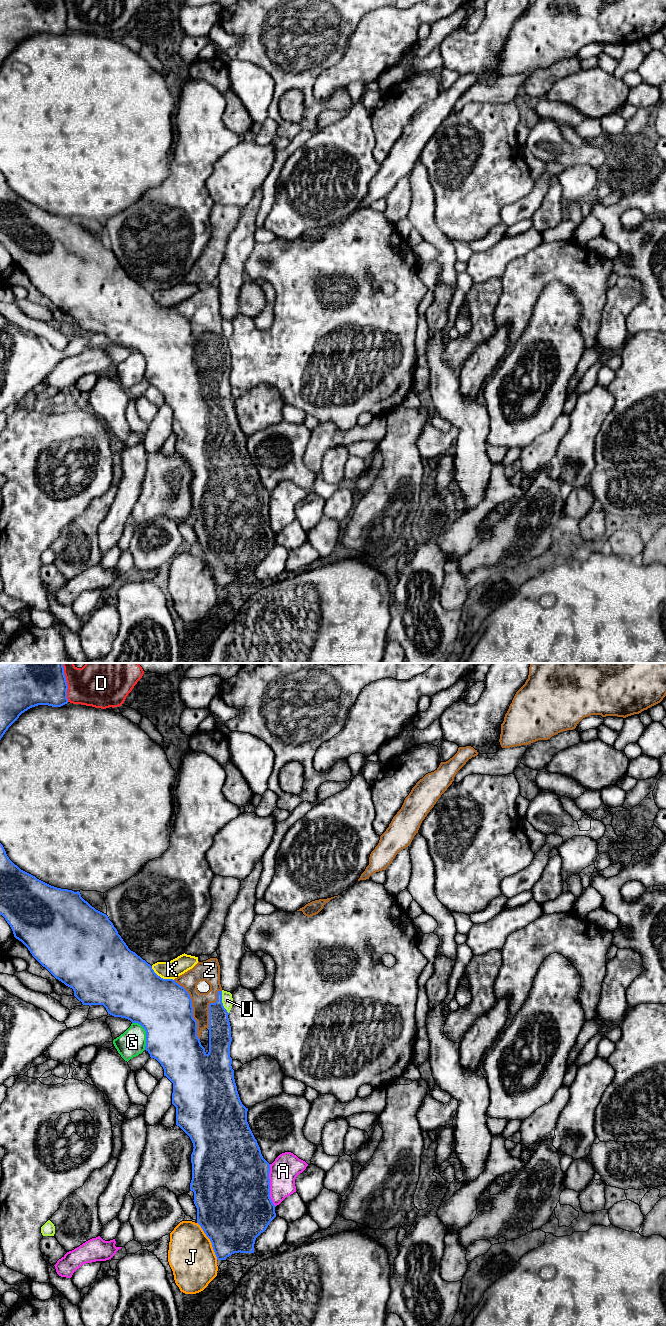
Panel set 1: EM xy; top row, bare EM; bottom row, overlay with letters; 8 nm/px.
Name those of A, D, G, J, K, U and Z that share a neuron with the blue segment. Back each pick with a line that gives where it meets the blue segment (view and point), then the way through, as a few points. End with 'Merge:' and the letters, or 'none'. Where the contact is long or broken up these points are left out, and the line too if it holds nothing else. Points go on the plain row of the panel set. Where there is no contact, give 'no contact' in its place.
Z: meets blue in xy at (192, 336)
Merge: Z

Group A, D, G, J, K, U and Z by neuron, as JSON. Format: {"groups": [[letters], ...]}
{"groups": [["A"], ["D"], ["G"], ["J"], ["K"], ["U"], ["Z"]]}

